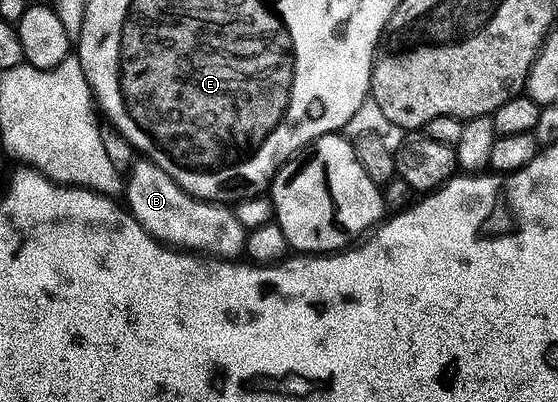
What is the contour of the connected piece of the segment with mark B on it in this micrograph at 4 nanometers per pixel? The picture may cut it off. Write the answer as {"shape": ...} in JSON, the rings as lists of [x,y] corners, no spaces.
{"shape":[[[140,157],[135,160],[132,171],[126,176],[127,197],[127,210],[132,212],[138,225],[165,247],[229,261],[239,260],[245,254],[249,232],[242,221],[238,221],[231,206],[196,199],[178,186],[170,173],[162,173],[162,169],[149,159]]]}

